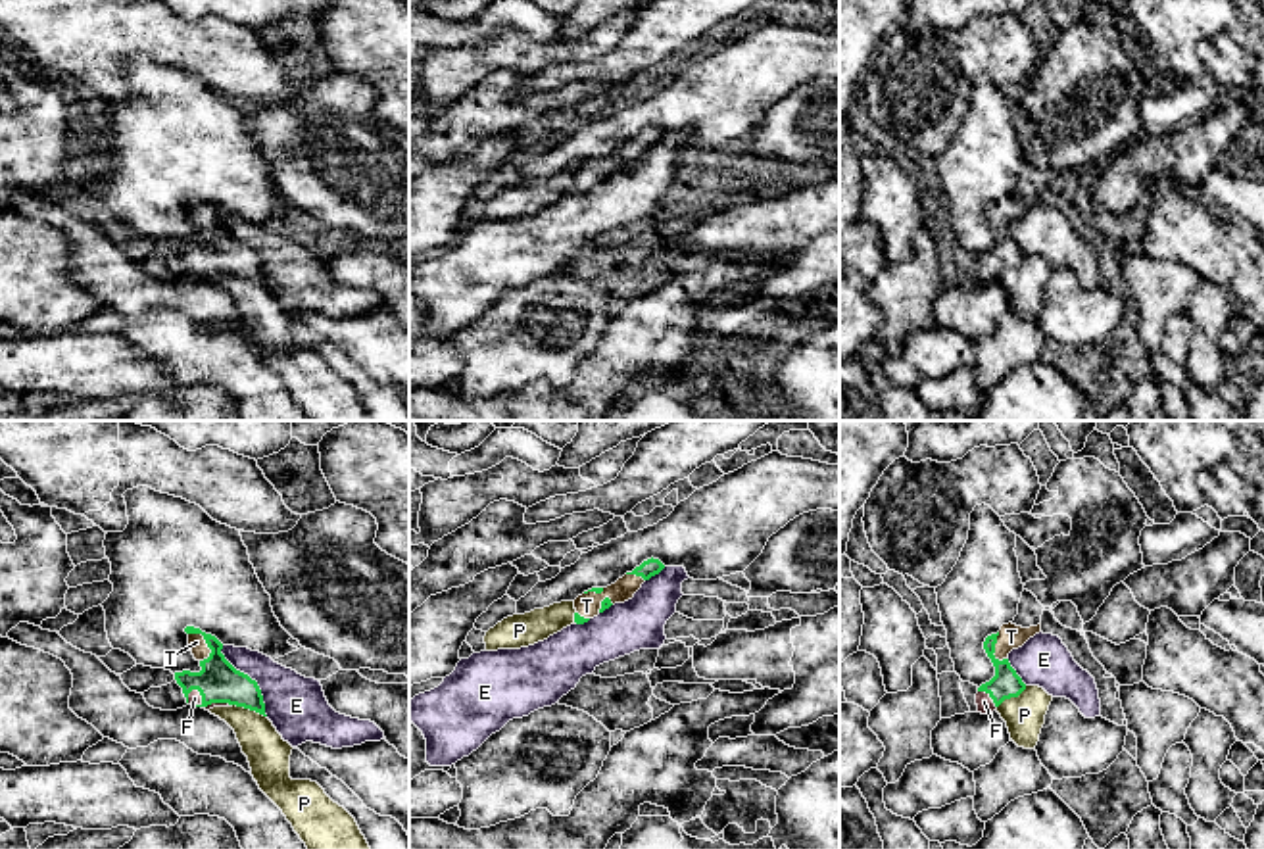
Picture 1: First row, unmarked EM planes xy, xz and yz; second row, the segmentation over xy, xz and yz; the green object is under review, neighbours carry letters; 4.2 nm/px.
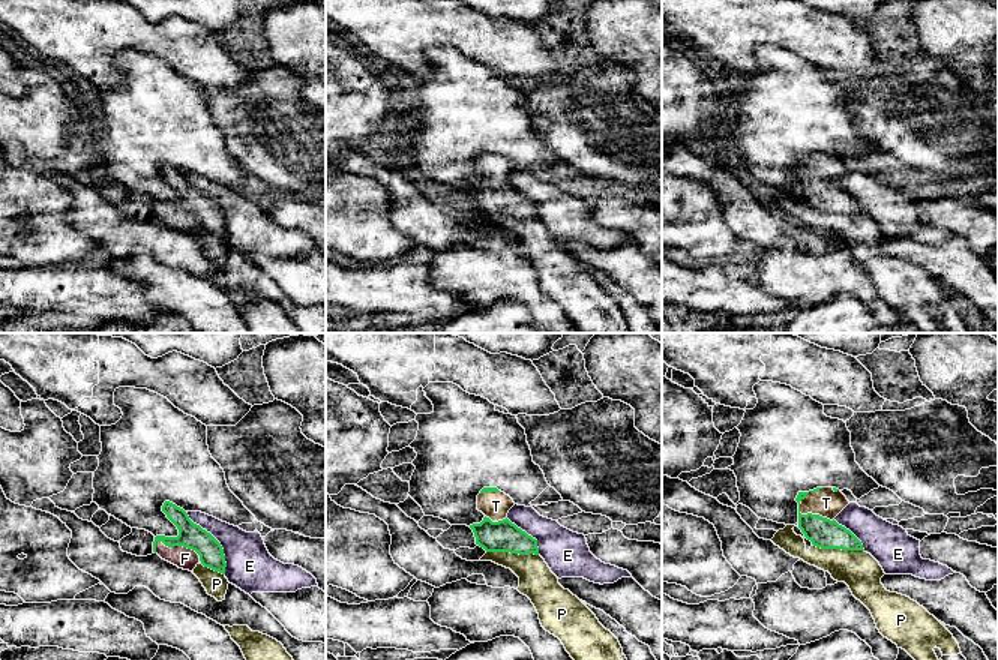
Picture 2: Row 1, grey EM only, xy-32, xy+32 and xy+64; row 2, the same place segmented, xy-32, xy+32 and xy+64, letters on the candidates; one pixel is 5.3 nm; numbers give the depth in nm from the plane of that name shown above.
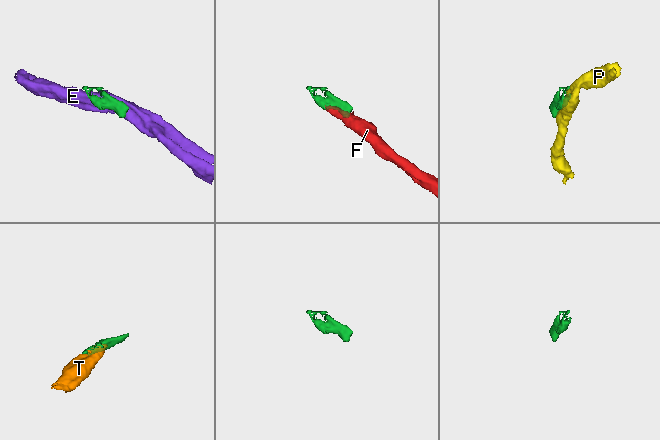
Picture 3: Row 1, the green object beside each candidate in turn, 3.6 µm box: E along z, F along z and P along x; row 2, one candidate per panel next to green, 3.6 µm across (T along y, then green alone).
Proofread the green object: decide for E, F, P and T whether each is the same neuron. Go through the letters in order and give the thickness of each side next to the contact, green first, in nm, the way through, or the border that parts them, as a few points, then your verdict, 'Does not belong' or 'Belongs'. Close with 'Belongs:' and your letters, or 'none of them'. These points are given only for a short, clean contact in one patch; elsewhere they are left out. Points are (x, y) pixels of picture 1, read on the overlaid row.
E: Thickness 180 nm (green) against 260 nm. Does not belong
F: Thickness 120 nm (green) against 70 nm. Belongs
P: Thickness 180 nm (green) against 180 nm. Does not belong
T: Thickness 180 nm (green) against 70 nm. Belongs
Belongs: F, T

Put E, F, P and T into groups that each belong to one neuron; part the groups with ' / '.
E / F T / P

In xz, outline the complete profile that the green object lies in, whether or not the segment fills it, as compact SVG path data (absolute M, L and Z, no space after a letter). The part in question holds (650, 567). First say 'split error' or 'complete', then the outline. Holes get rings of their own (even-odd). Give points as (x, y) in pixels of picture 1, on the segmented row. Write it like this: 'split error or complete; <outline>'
split error; M647 559L632 572L626 572L607 588L592 588L574 599L574 622L584 624L615 603L624 603L634 597L645 580L659 574L665 565L659 559Z

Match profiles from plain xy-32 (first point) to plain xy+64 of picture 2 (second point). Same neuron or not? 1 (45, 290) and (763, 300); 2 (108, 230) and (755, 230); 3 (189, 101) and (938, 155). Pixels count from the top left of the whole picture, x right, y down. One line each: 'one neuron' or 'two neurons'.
1: one neuron
2: one neuron
3: two neurons

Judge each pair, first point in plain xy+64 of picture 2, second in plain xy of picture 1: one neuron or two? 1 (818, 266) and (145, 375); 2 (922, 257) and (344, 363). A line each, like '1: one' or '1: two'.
1: two
2: two

